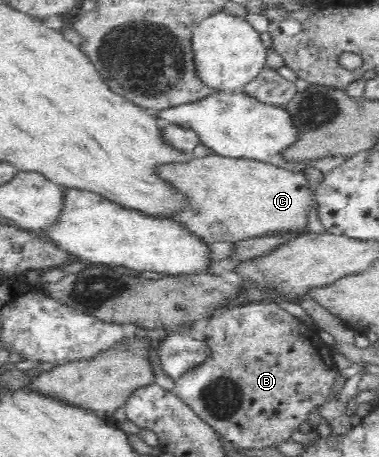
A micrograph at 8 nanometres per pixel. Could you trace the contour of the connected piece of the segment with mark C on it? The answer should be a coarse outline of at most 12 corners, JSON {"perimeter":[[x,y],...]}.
{"perimeter":[[211,155],[160,167],[201,241],[308,232],[303,172]]}

